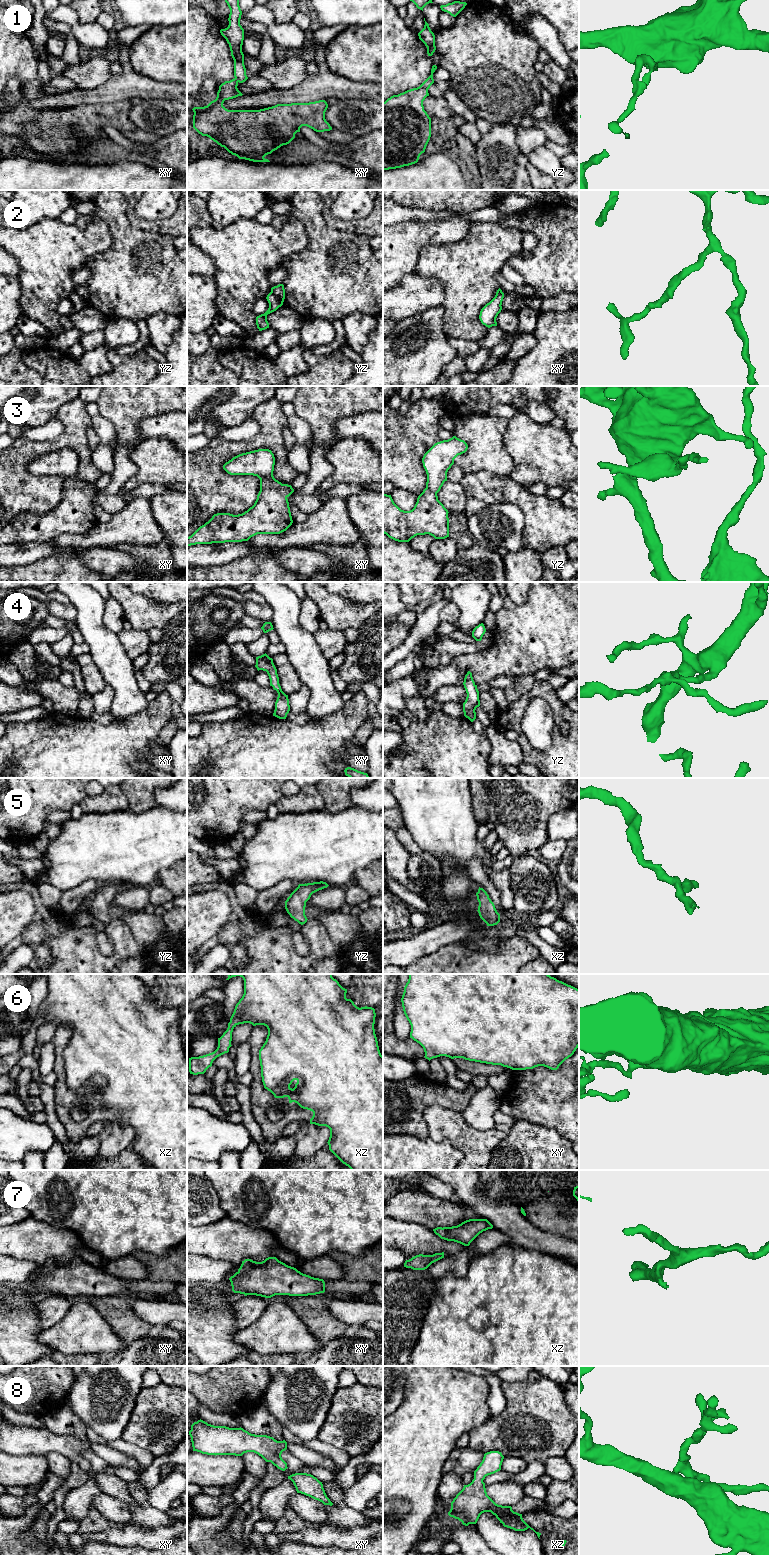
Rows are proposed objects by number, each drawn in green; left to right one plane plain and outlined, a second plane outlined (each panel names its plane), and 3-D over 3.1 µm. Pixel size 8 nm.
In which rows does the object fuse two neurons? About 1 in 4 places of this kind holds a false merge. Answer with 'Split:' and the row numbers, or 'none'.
Split: none

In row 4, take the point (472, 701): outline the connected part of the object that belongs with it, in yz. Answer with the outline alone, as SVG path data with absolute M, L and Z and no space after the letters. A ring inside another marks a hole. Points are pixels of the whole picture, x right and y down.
M470 671L465 675L463 685L467 693L466 700L463 703L464 716L473 722L476 719L475 710L480 706L480 700L477 685L475 684Z

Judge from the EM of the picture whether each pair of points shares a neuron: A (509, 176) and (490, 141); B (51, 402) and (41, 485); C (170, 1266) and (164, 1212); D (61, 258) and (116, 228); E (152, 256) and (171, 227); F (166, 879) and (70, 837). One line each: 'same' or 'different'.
A: same
B: different
C: different
D: different
E: different
F: different

